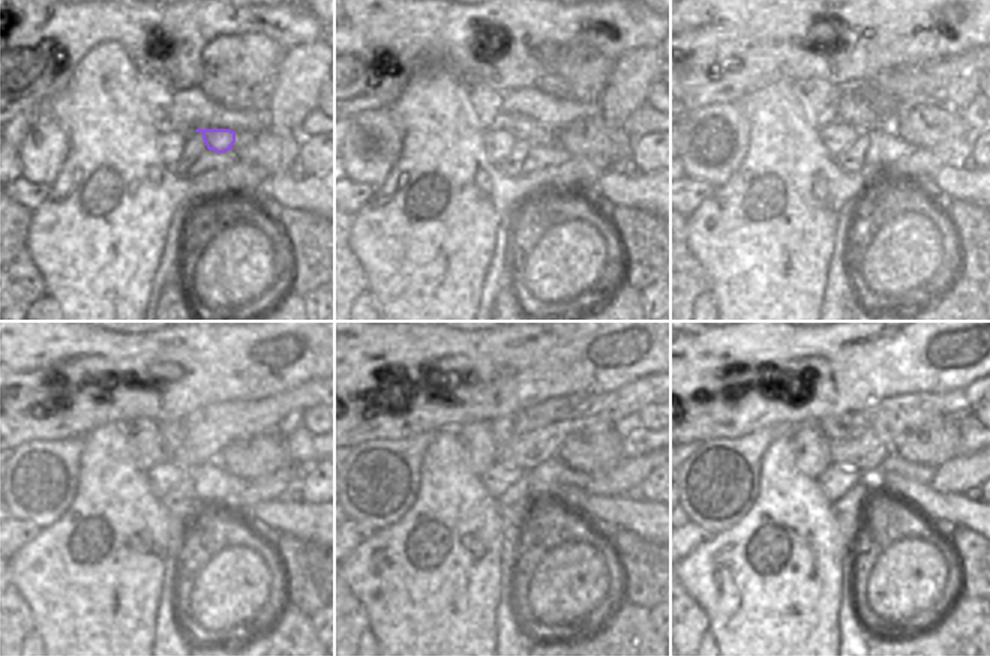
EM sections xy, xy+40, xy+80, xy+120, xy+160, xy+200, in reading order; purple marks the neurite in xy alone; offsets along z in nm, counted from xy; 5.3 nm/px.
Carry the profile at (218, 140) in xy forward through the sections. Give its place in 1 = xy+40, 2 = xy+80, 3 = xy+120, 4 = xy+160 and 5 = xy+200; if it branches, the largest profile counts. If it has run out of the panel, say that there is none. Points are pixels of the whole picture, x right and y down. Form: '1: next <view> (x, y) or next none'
1: next xy+40 (539, 134)
2: next xy+80 (854, 108)
3: next xy+120 (173, 431)
4: next xy+160 (501, 428)
5: next xy+200 (836, 428)

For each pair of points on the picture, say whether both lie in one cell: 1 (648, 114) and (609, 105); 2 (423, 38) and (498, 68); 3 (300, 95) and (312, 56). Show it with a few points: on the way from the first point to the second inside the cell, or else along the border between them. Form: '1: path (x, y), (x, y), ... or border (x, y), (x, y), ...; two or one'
1: border (647, 102), (638, 107), (621, 125); two
2: path (441, 38), (452, 38), (480, 63); one
3: path (300, 86), (302, 72), (309, 65); one

